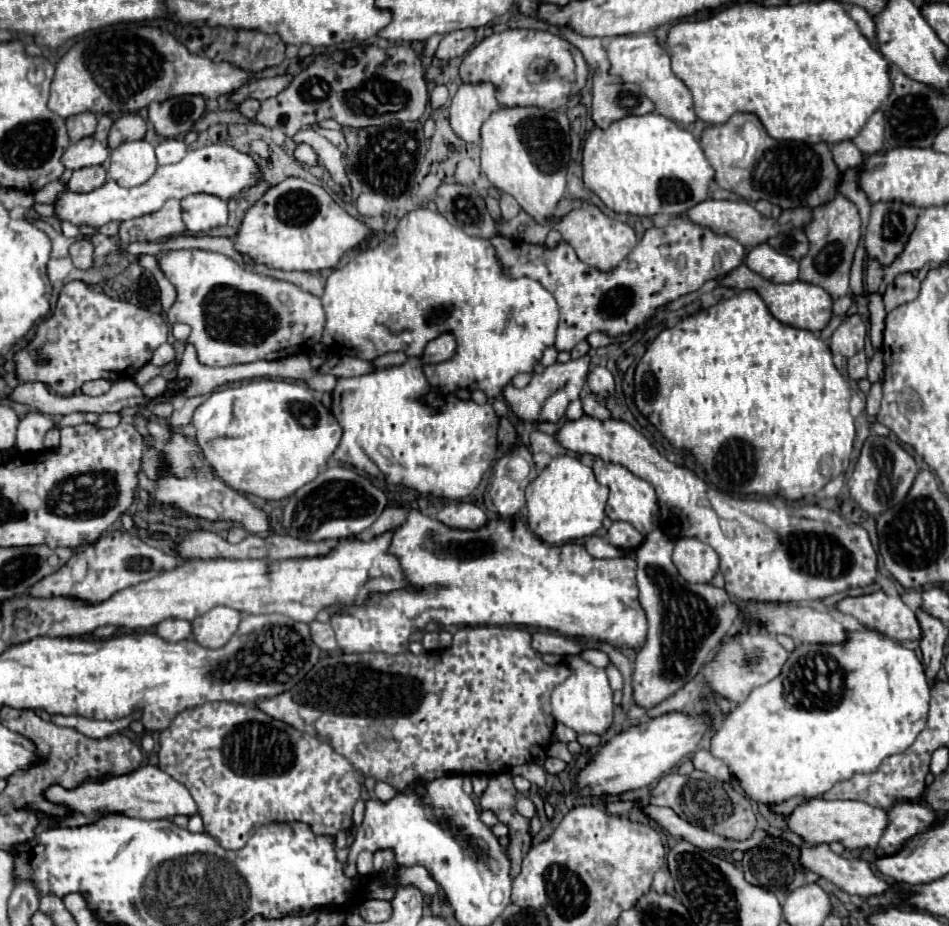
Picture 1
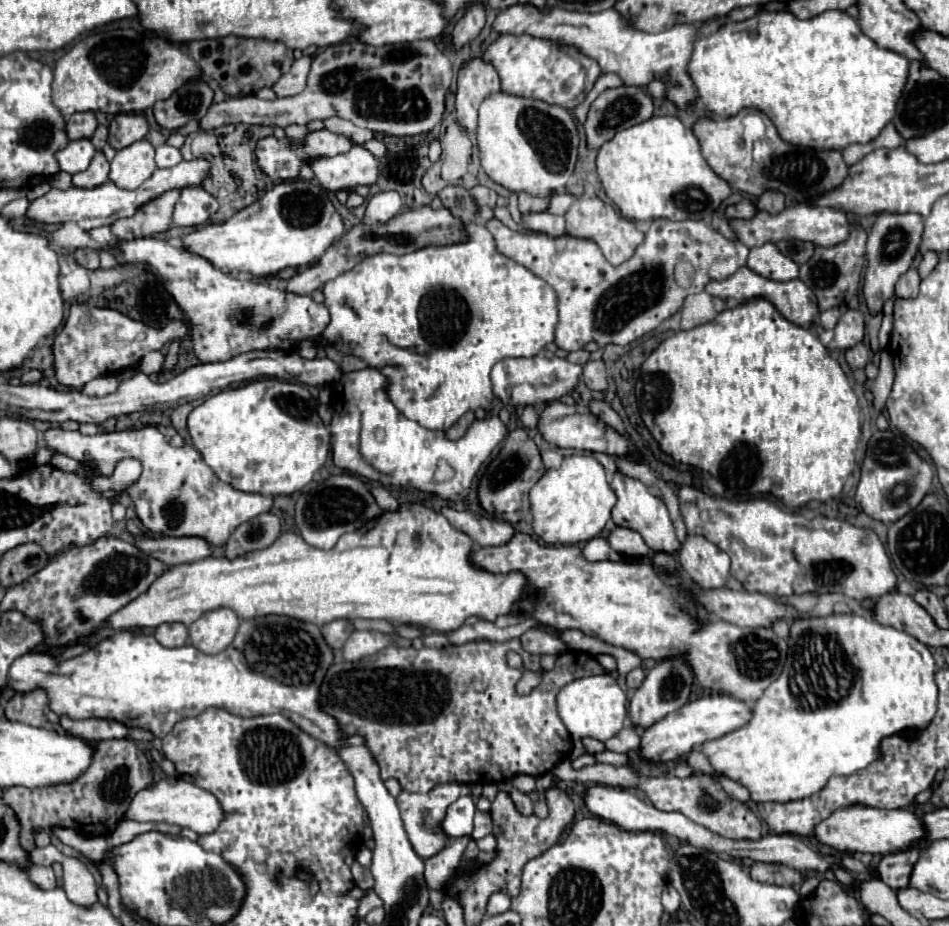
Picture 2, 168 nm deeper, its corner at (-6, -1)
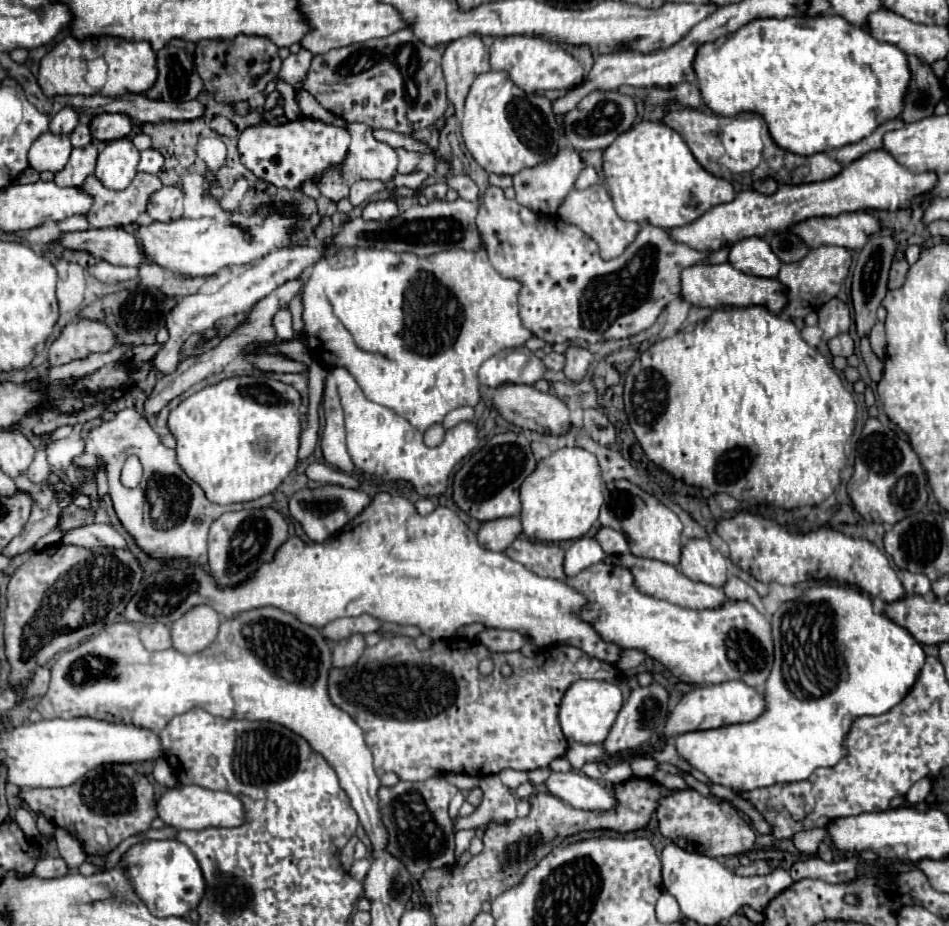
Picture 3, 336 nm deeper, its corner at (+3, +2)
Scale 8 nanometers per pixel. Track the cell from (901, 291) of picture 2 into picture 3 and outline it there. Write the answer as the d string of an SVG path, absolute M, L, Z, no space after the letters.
M897 260L897 262L891 266L891 272L889 272L889 290L901 288L901 284L905 282L907 270L909 270L907 260Z

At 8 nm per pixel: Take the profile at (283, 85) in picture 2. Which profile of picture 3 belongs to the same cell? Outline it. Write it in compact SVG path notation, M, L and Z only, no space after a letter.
M301 48L297 54L291 54L287 60L283 60L279 78L291 86L297 86L299 82L303 82L307 78L311 60L313 60L313 54L305 48Z

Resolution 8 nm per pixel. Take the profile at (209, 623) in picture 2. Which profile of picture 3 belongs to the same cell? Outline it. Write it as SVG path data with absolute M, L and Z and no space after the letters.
M195 606L171 624L173 648L183 654L205 650L217 636L219 614L209 606Z

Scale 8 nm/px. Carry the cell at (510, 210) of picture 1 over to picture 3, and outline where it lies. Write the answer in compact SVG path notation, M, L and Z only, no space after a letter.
M559 148L557 154L533 168L525 168L521 172L517 172L513 176L513 188L515 188L515 200L523 206L527 206L529 210L537 212L537 214L555 214L561 200L565 200L565 196L573 190L575 180L579 176L579 172L585 168L587 164L581 160L579 150L575 148Z

